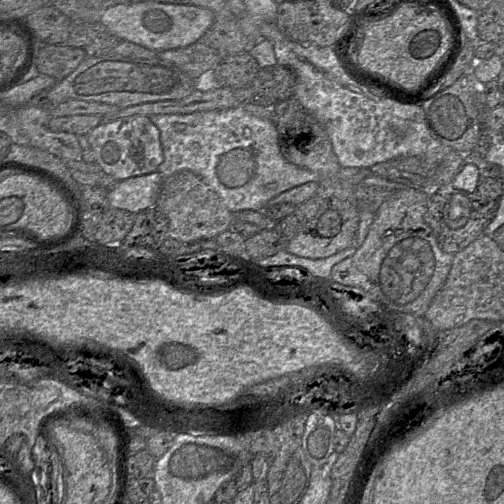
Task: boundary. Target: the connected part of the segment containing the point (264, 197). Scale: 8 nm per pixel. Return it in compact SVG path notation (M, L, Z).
M241 105L191 114L156 114L149 118L160 131L164 159L157 172L163 177L163 182L179 171L191 171L202 178L232 214L240 211L263 211L271 199L285 191L312 181L318 184L315 173L284 158L273 121L254 116Z

